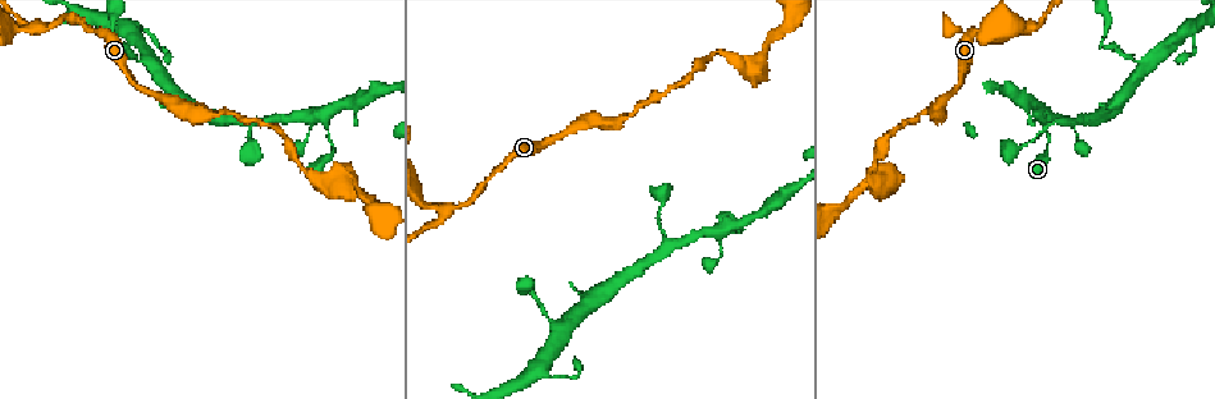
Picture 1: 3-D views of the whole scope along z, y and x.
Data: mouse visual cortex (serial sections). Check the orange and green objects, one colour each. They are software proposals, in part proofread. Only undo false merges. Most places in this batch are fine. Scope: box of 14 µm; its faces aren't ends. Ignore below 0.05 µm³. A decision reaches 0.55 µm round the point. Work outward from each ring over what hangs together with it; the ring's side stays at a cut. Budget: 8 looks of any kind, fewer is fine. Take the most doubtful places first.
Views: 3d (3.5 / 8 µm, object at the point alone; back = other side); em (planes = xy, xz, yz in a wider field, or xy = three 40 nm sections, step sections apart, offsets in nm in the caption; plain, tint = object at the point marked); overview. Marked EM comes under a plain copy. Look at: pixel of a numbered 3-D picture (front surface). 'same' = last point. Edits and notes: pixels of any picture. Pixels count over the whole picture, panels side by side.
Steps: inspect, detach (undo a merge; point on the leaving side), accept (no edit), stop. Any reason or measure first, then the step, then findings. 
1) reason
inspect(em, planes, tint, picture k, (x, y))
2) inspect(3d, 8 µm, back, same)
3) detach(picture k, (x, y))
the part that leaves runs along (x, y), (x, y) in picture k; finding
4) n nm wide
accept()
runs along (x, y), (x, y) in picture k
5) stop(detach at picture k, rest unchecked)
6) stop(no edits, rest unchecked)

branch point
inspect(3d, 3.5 µm, picture 1, (38, 31))

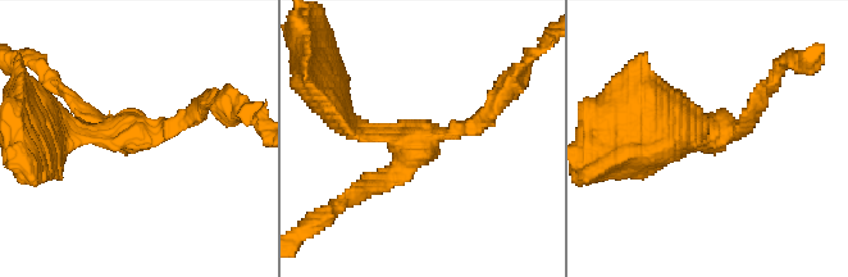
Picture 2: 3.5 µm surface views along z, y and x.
inspect(em, xy, step 1, tint, picture 2, (129, 133))

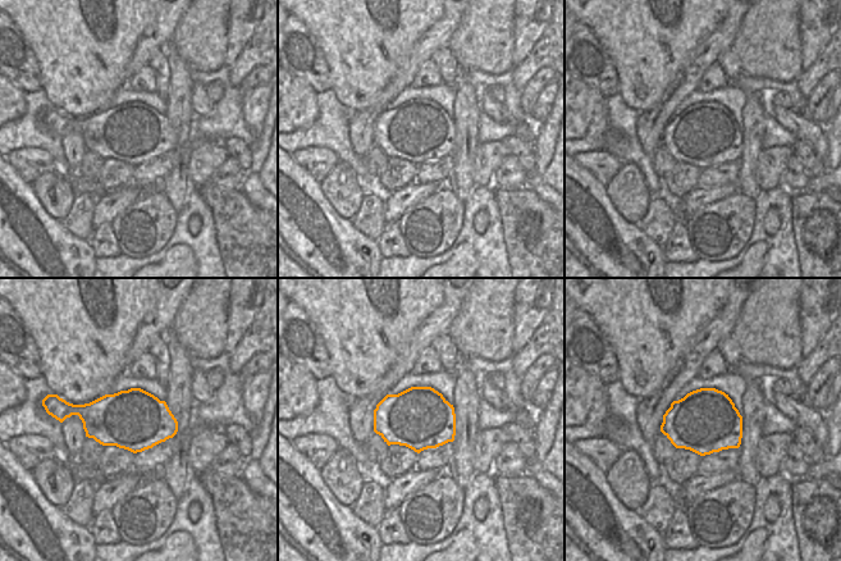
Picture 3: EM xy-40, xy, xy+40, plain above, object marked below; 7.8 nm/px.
arms of 200, 200, 200 nm
accept()
runs along (203, 104), (155, 135), (49, 135) in picture 2; all the same cell

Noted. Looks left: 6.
sudden change in width
inspect(3d, 3.5 µm, back, picture 1, (332, 182))

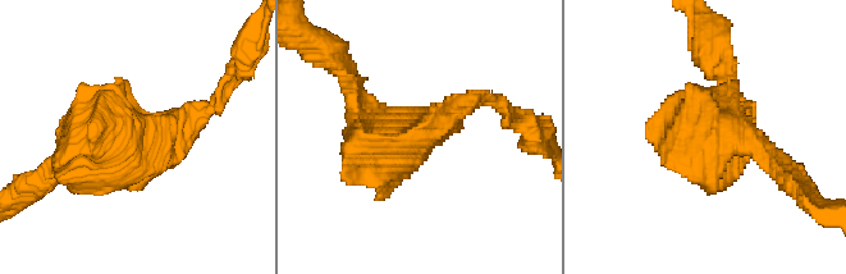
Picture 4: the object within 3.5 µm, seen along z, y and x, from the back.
shape alone is not enough
inspect(em, xy, step 5, tint, picture 4, (133, 135))

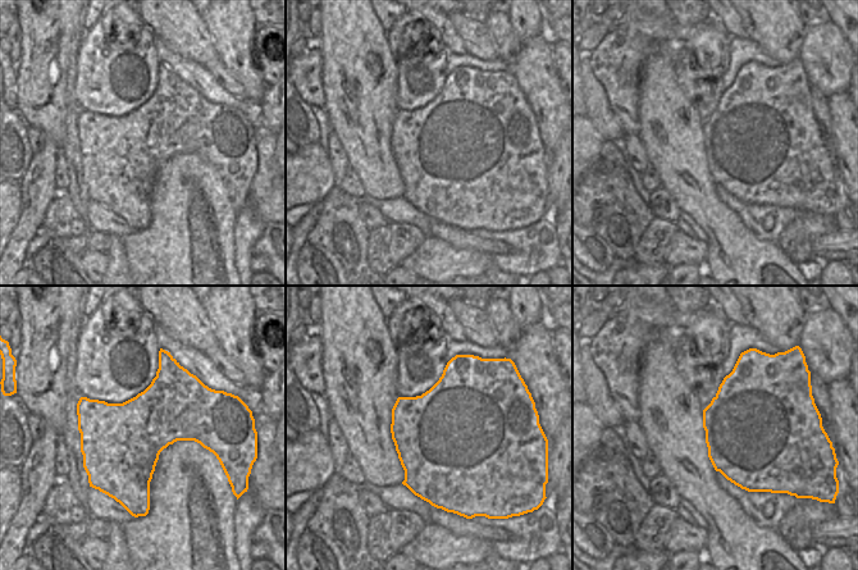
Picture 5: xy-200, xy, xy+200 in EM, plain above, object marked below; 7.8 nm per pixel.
another direction
inspect(em, xy, step 2, tint, same)

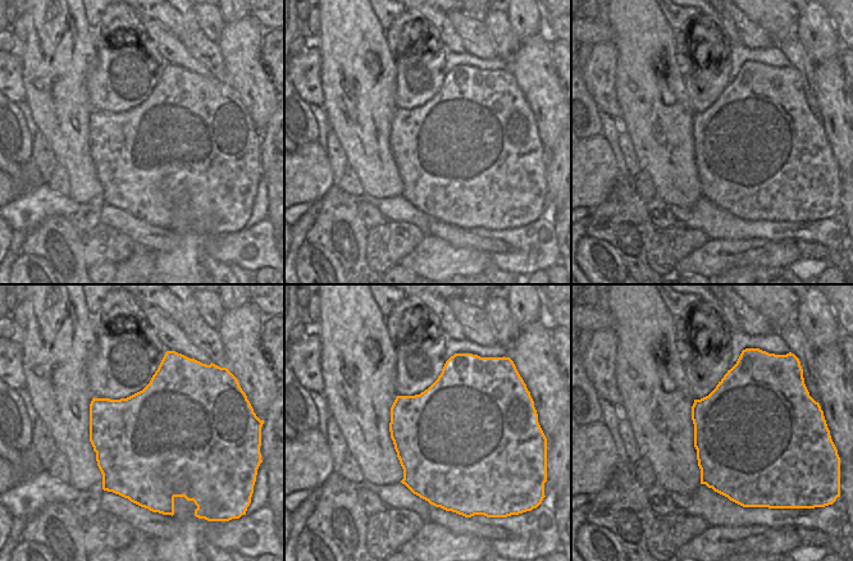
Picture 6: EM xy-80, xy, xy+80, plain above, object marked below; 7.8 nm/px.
accept()
runs along (179, 122), (81, 129), (65, 150) in picture 4; all the same cell

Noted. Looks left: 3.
sharp bend
inspect(3d, 3.5 µm, picture 1, (321, 118))

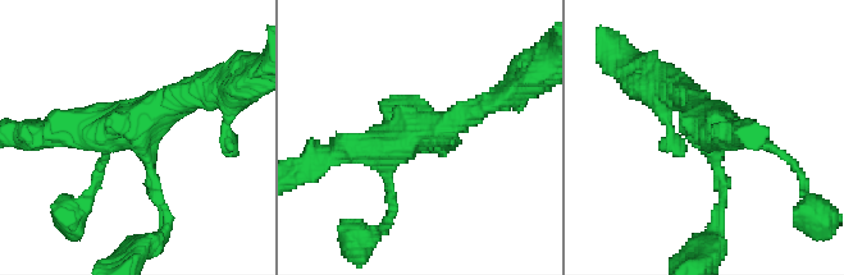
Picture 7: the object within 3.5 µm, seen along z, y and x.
inspect(em, xy, step 1, tint, picture 7, (419, 137))

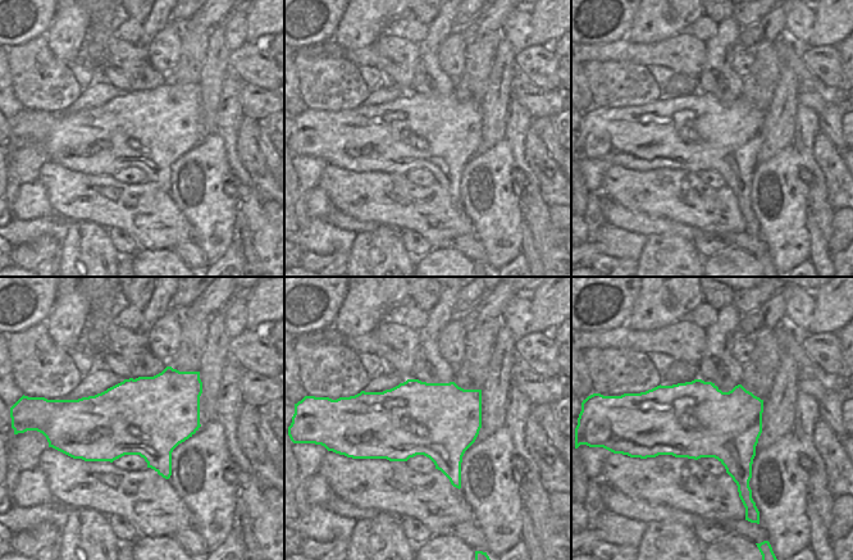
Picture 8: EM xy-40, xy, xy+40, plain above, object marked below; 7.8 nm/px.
inspect(em, xy, step 5, tint, same)

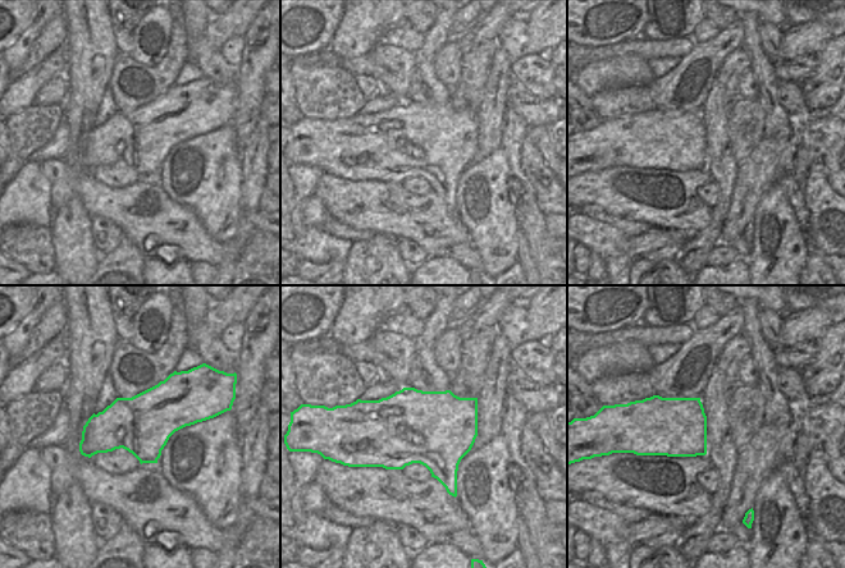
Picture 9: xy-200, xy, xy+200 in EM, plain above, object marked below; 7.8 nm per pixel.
accept()
continuous, no second cell

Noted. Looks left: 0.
stop(no edits, rest unchecked)

